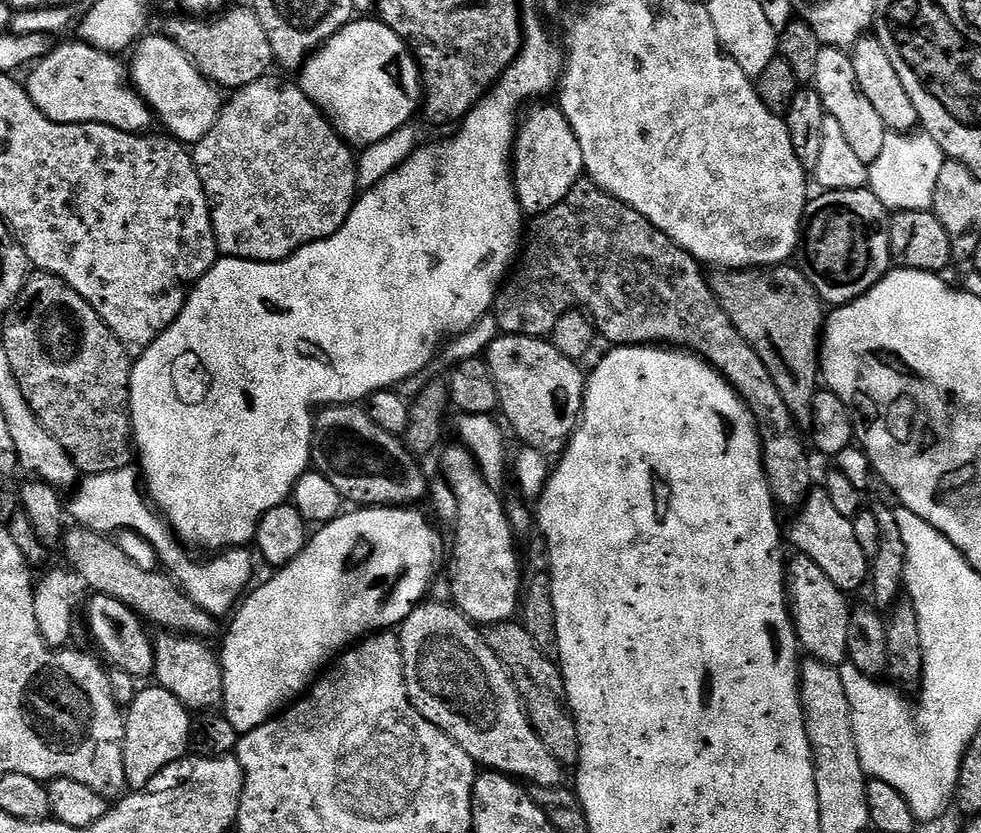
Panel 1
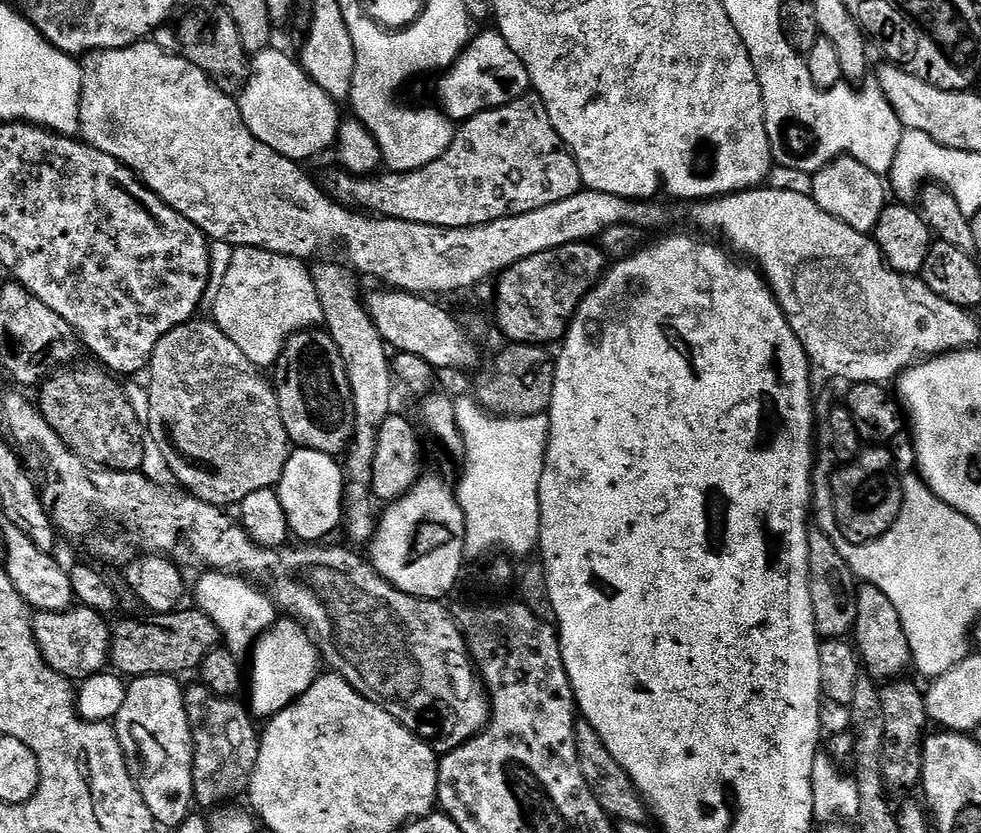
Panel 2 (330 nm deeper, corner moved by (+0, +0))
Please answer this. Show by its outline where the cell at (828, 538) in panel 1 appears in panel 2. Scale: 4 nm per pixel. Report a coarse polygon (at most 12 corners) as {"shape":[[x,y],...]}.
{"shape":[[856,590],[854,647],[877,682],[903,677],[912,651],[898,610]]}

